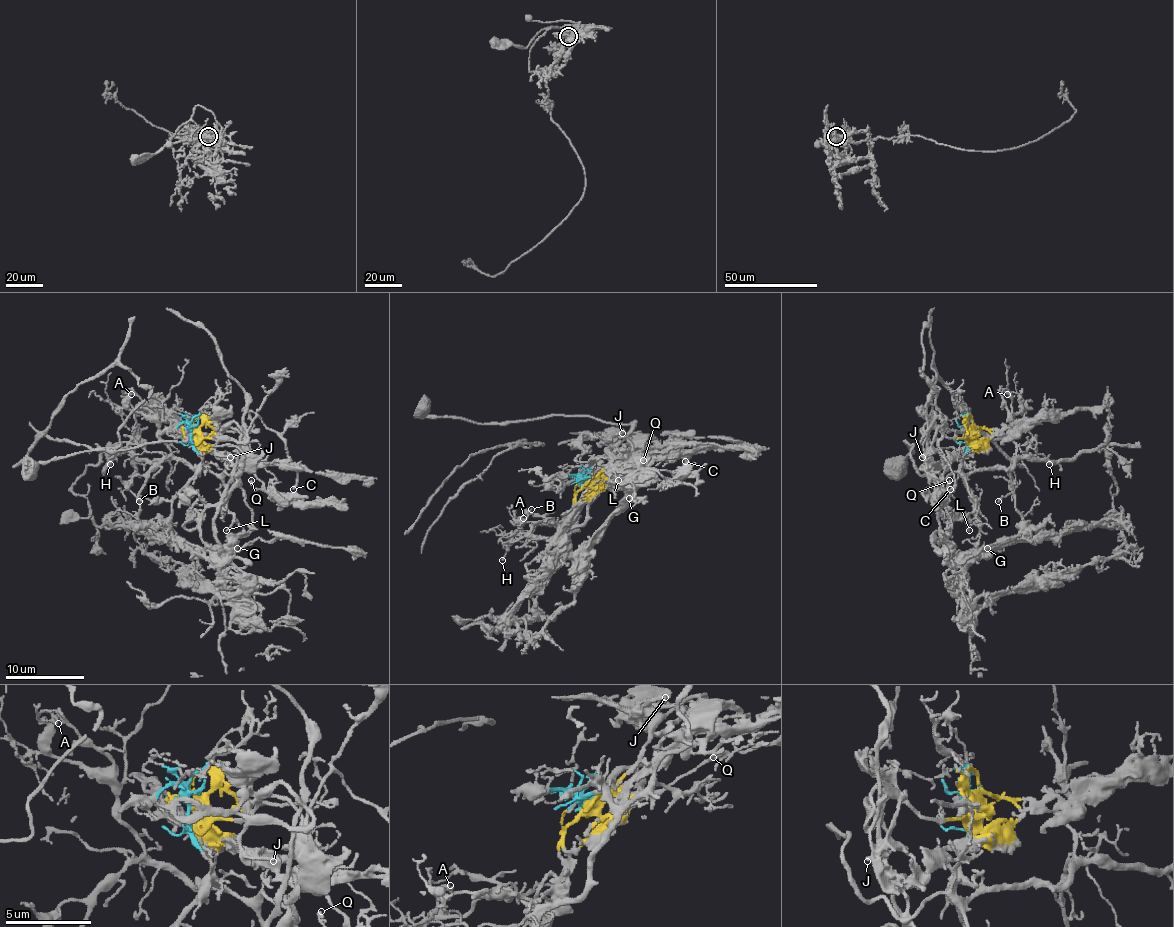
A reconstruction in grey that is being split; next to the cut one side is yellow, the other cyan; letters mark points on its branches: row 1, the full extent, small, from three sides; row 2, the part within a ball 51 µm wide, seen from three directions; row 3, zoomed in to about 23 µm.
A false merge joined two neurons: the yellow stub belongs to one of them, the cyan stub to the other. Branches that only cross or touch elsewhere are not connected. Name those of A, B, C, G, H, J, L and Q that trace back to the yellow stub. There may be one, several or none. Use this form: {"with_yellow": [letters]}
{"with_yellow": ["C", "G", "J", "Q"]}

